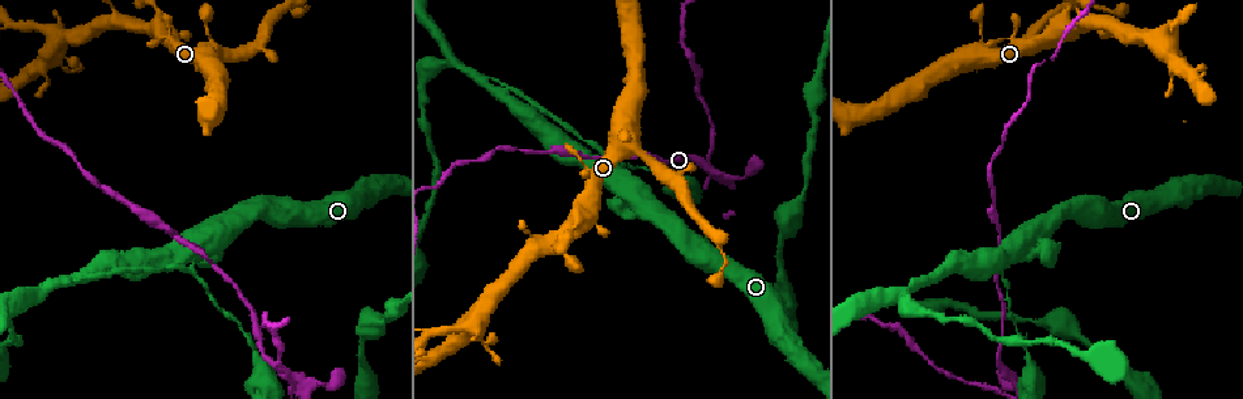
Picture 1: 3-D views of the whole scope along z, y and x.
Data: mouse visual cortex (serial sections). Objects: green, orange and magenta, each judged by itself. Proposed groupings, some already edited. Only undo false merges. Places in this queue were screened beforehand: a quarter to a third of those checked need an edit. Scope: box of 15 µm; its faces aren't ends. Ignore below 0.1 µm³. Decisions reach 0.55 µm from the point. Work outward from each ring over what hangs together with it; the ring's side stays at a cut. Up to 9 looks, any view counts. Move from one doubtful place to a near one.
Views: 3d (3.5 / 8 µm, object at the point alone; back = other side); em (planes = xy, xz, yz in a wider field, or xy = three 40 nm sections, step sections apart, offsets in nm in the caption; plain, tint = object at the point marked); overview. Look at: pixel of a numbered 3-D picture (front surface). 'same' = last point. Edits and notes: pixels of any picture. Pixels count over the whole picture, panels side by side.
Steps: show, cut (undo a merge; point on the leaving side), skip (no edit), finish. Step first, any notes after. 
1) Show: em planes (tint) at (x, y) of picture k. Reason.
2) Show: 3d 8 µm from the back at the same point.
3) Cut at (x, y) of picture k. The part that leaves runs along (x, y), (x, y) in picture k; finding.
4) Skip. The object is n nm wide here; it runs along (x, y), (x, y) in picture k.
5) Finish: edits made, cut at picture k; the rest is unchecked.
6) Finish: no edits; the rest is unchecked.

Show: 3d 3.5 µm at (133, 25) of picture 1.

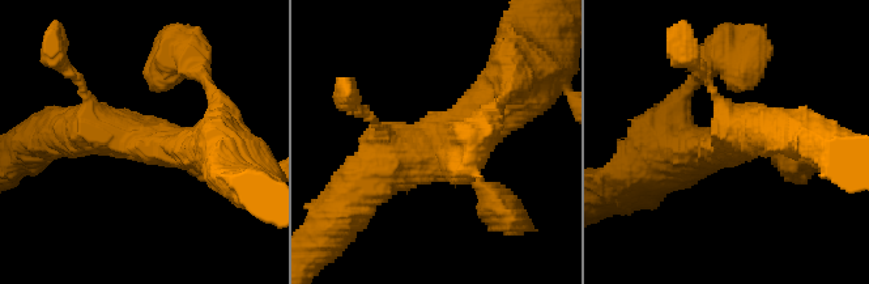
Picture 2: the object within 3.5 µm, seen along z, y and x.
Show: em xy step 1 (tint) at (434, 152) of picture 2. 4 arms meet here; the arms are 250, 350, 600, 600 nm wide.

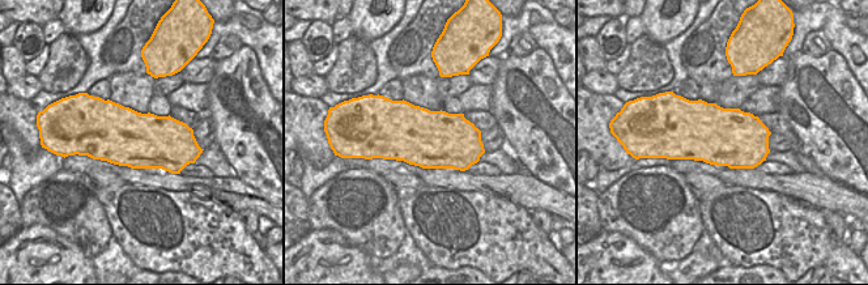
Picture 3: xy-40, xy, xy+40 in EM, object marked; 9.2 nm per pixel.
Skip. It runs along (506, 96), (358, 190) in picture 2; one cell here.

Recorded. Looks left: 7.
Show: 3d 3.5 µm at (195, 271) of picture 1. Sharp bend.

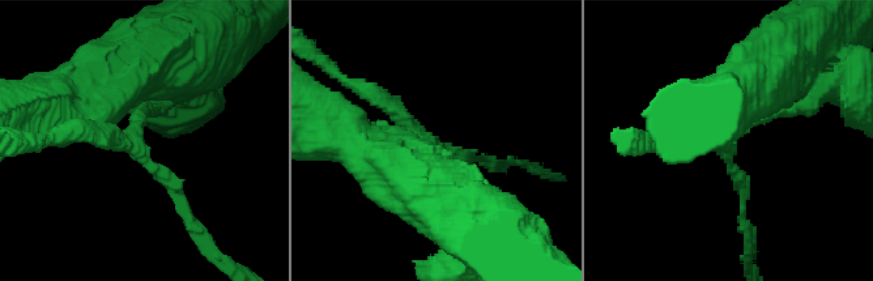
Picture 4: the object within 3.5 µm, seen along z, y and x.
Show: em xy step 2 (plain) at (134, 146) of picture 4.

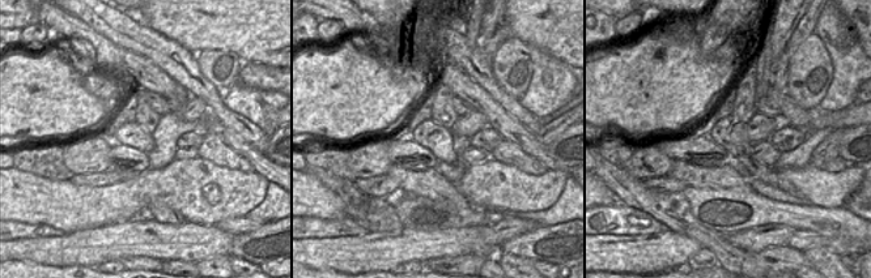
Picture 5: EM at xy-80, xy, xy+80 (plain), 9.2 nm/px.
Show: em xy step 2 (tint) at the same point.

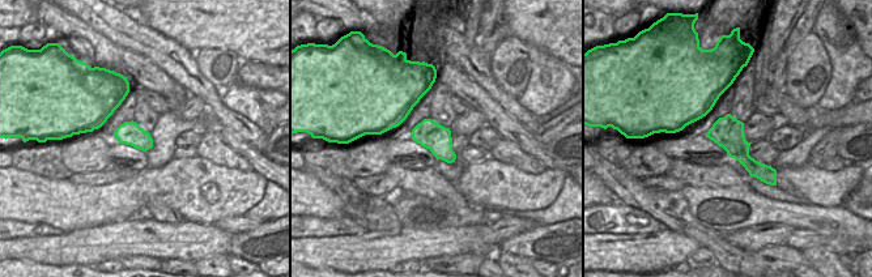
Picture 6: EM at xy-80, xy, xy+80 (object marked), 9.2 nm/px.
Skip. It runs along (141, 93), (133, 149), (182, 209) in picture 4; one cell here.

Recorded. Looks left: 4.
Show: 3d 3.5 µm at (301, 386) of picture 1. Abrupt turn.

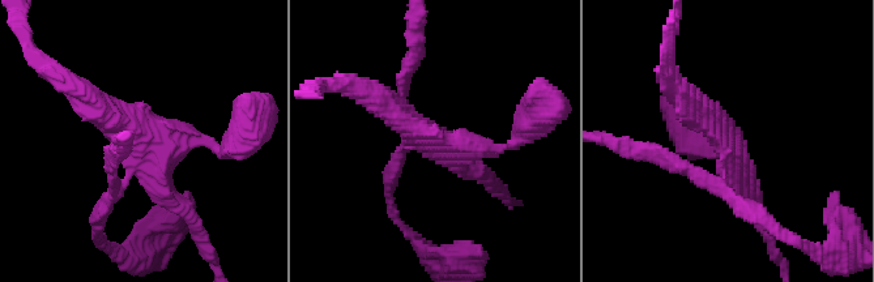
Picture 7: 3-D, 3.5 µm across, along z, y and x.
Show: em xy step 3 (tint) at (142, 145) of picture 7. Now the EM.

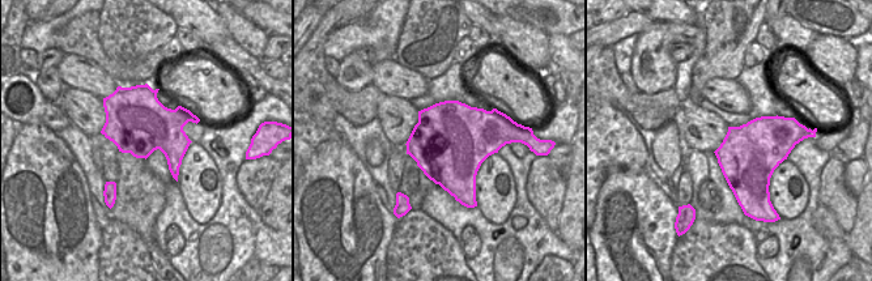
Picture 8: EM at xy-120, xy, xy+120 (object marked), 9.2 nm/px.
Cut at (677, 161) of picture 7. The part that leaves runs along (725, 169), (704, 180), (661, 153), (627, 149) in picture 7; a second cell is stuck on.

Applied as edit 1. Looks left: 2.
Finish: edits made, cut at picture 7; the rest is unchecked.

